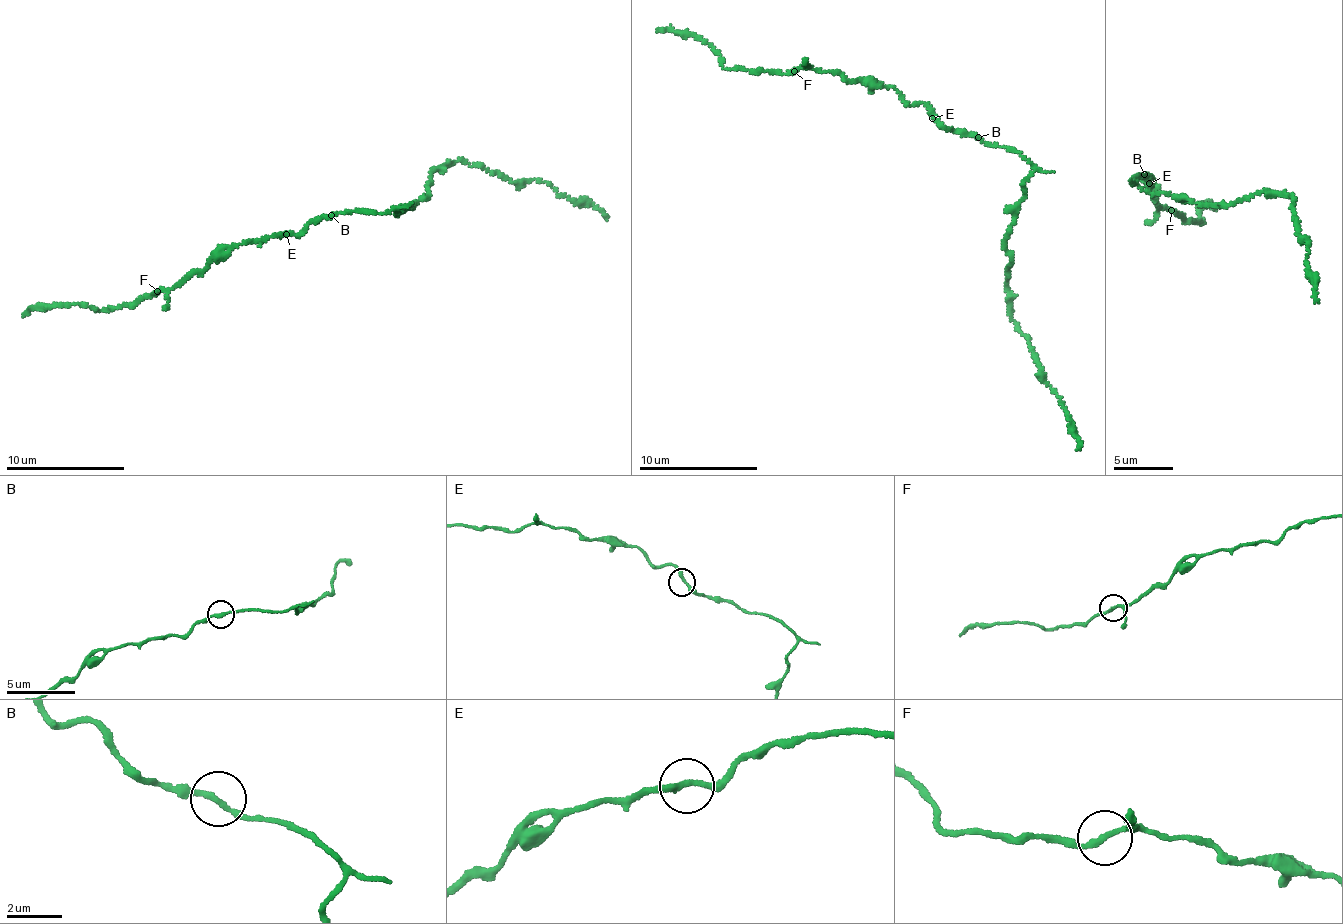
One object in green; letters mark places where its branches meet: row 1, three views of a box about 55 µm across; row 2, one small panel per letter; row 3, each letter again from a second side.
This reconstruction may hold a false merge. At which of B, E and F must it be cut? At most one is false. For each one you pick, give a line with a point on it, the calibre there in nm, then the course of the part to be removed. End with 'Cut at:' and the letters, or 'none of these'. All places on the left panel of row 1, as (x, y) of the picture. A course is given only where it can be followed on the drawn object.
Cut at: none of these

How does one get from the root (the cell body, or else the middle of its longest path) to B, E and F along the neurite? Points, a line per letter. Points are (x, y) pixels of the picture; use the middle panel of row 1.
B: (999, 147), (978, 137)
E: (999, 147), (948, 131), (932, 118)
F: (999, 147), (948, 131), (924, 106), (909, 105), (890, 87), (869, 87), (828, 71), (794, 71)

